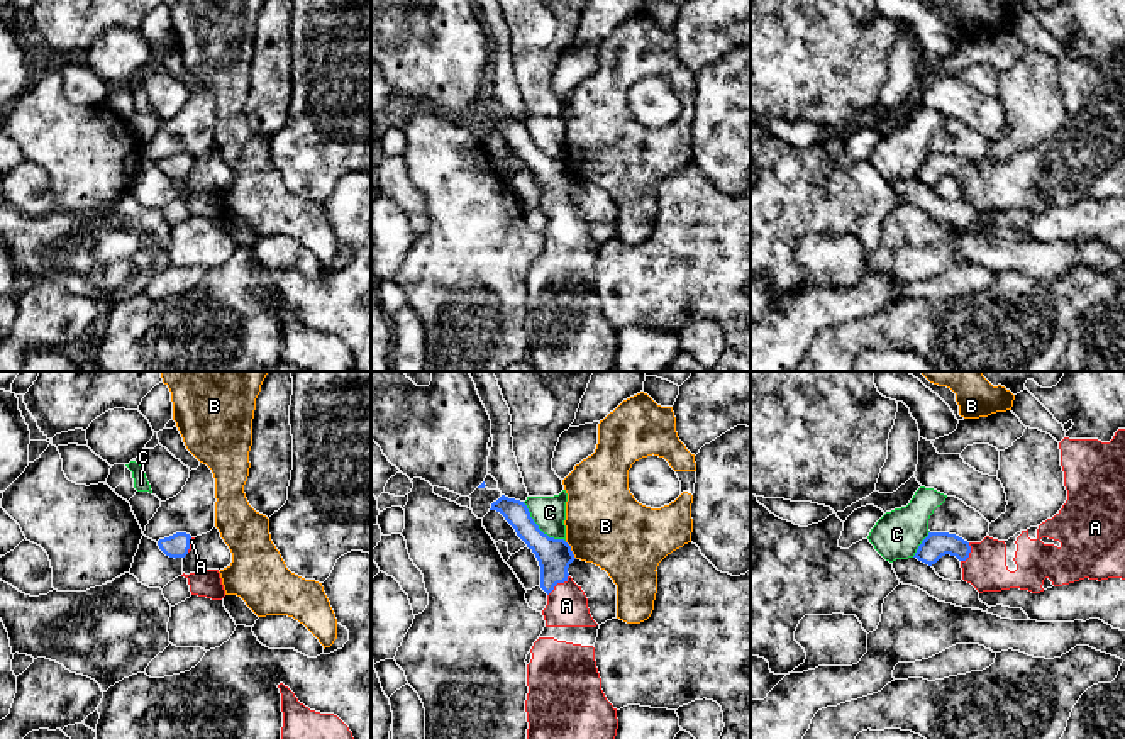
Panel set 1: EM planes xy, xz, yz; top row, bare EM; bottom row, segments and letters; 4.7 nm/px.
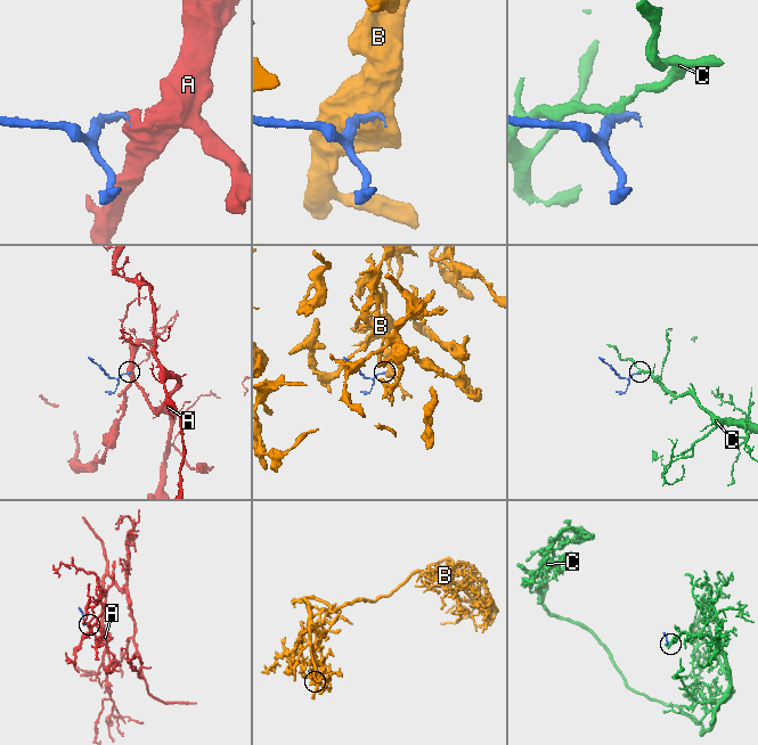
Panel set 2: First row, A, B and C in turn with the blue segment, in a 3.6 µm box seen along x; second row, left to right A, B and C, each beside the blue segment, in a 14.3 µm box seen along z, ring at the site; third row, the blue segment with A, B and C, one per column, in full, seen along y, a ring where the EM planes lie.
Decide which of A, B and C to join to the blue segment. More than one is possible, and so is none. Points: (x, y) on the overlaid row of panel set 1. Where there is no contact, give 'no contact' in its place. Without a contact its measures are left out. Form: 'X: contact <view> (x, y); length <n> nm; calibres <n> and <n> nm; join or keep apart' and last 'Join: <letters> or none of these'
A: contact xz (558, 582); length 140 nm; calibres 160 and 190 nm; join
B: contact xz (570, 550); length 110 nm; calibres 160 and 380 nm; keep apart
C: contact xz (537, 527); length 280 nm; calibres 160 and 160 nm; keep apart
Join: A

